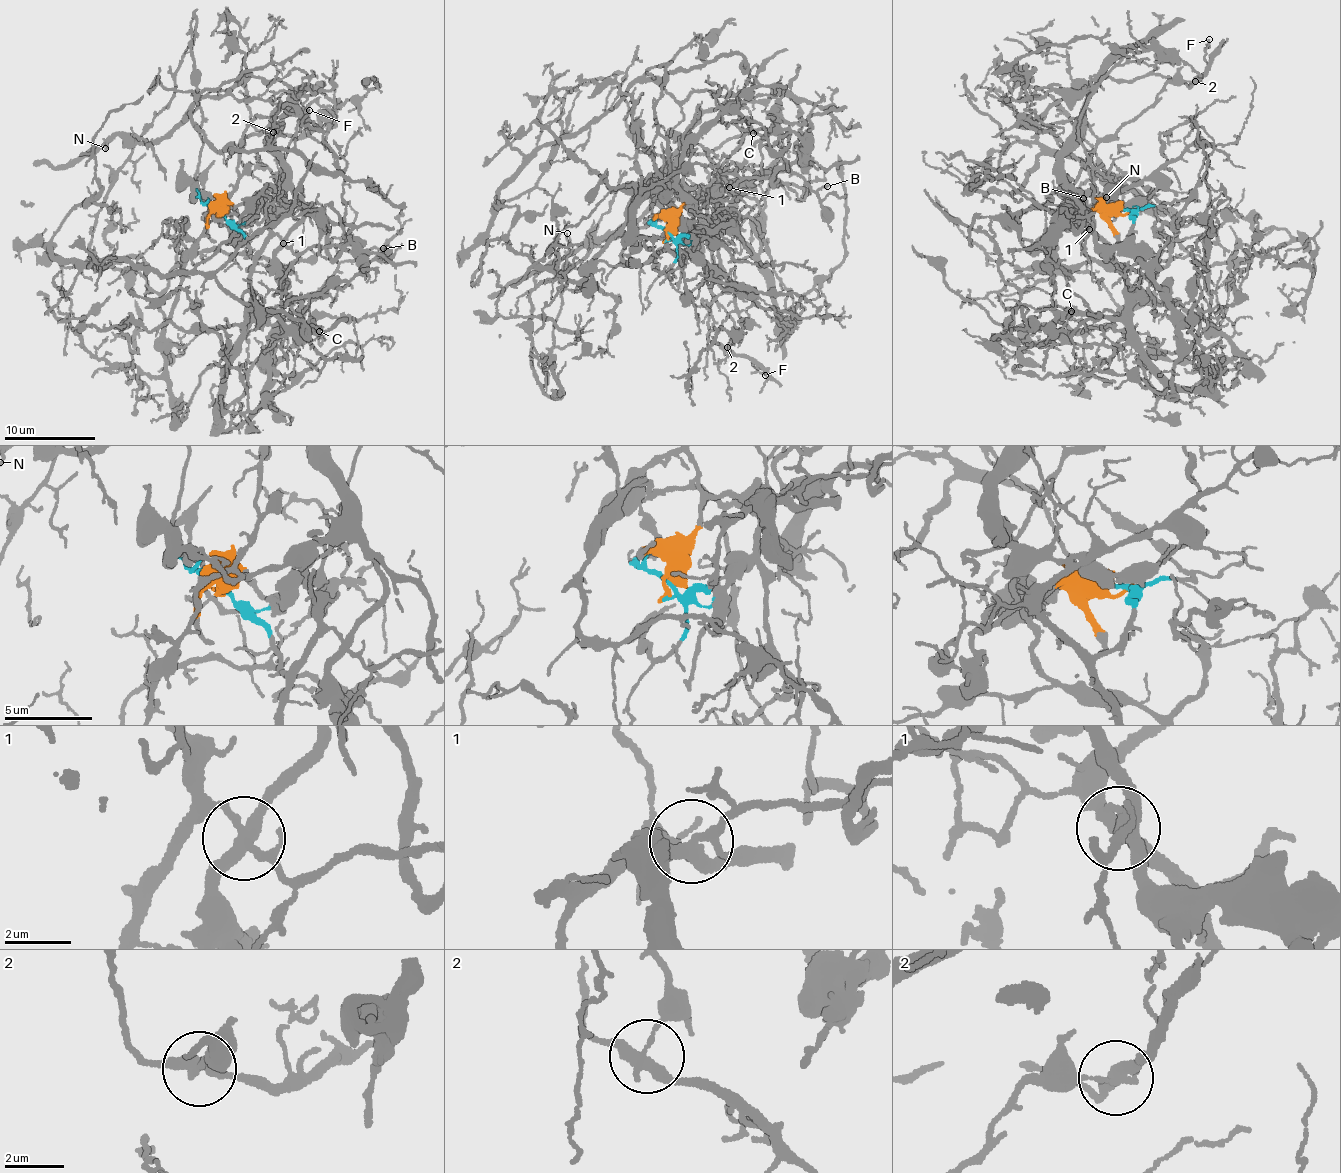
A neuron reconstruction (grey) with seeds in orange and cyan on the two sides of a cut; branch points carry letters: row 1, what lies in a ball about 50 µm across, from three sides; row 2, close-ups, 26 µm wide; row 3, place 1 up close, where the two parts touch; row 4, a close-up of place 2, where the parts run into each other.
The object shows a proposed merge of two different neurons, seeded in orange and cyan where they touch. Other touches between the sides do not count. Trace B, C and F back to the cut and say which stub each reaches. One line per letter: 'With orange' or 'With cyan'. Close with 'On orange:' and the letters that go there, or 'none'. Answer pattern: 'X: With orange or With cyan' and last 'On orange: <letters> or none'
B: With cyan
C: With cyan
F: With orange
On orange: F

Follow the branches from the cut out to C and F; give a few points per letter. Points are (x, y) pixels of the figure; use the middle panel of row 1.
C: (668, 235), (688, 235), (692, 223), (693, 200), (690, 205), (677, 182), (681, 151), (733, 111), (752, 133)
F: (668, 233), (740, 186), (759, 253), (768, 190), (802, 189), (701, 195), (707, 340), (764, 375)

